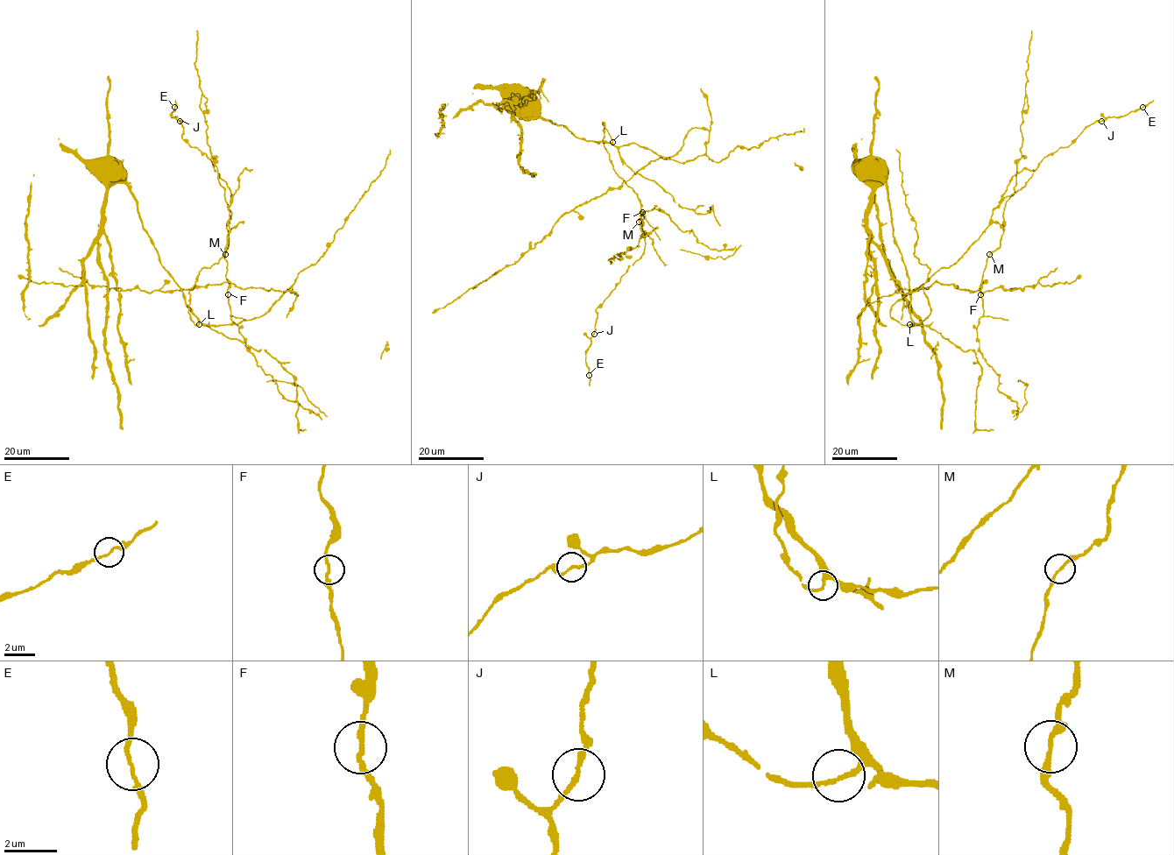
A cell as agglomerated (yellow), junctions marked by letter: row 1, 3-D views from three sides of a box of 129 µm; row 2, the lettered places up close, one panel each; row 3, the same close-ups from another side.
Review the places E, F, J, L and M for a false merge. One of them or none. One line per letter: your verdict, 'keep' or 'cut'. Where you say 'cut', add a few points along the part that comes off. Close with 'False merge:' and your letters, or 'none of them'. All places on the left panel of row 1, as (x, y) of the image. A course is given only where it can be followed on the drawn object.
E: keep
F: keep
J: keep
L: keep
M: keep
False merge: none of them

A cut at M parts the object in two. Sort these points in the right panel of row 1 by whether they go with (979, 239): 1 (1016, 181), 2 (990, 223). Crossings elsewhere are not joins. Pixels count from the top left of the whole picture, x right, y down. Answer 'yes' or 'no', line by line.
1: no
2: yes

